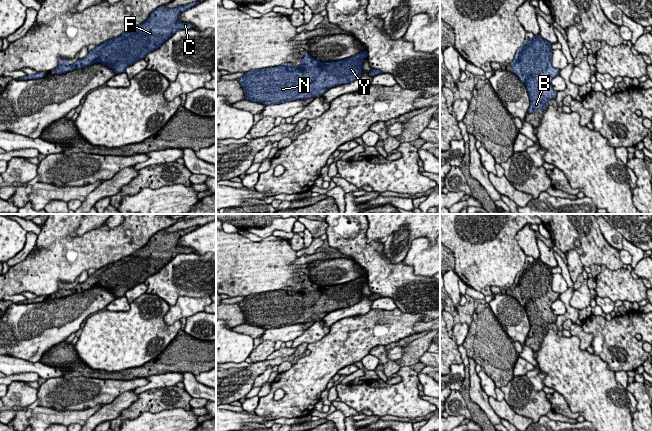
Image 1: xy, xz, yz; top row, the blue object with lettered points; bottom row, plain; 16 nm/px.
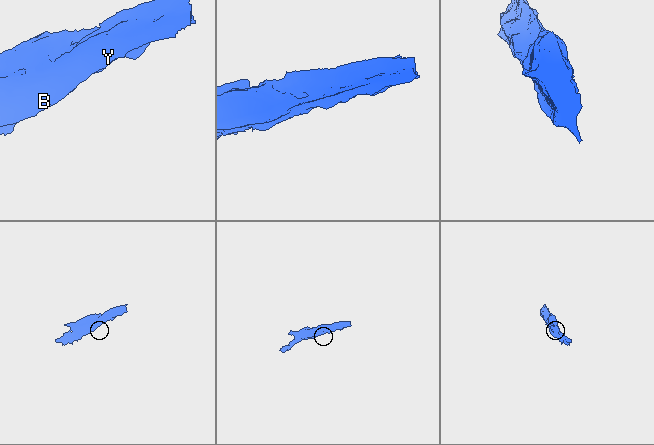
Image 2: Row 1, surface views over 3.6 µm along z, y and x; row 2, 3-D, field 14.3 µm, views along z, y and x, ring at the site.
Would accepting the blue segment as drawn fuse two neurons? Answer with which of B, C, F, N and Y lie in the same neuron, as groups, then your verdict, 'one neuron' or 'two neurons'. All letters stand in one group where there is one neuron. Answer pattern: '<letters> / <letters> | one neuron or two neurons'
B C F N Y | one neuron

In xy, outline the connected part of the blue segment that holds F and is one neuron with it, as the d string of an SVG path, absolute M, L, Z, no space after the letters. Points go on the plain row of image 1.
M200 226L168 233L160 230L141 248L116 262L97 269L92 275L78 283L73 289L67 283L60 284L55 298L63 298L100 286L113 293L116 298L158 273L174 257L191 253L190 247L178 245L178 240Z

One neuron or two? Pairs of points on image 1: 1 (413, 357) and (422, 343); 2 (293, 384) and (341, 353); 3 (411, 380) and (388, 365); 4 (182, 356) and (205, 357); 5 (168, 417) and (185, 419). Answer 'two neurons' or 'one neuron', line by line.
1: one neuron
2: one neuron
3: two neurons
4: one neuron
5: one neuron

